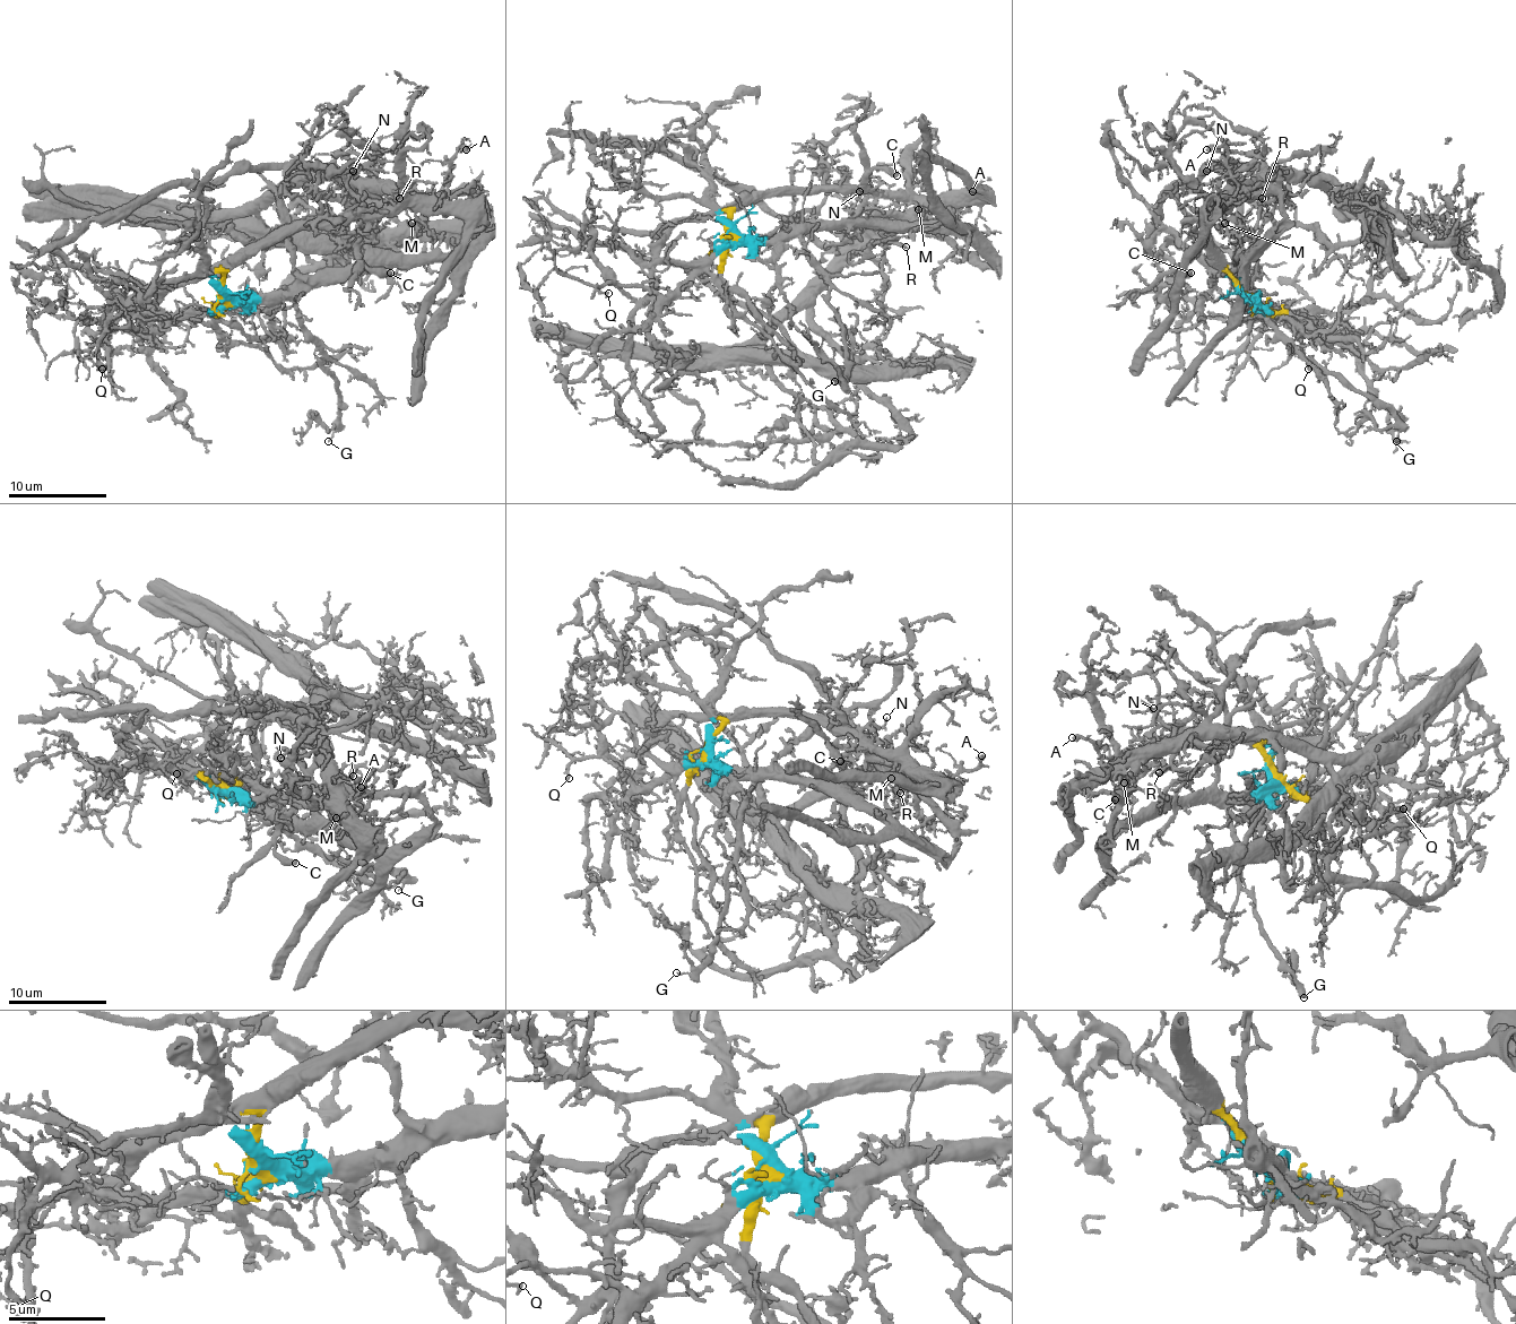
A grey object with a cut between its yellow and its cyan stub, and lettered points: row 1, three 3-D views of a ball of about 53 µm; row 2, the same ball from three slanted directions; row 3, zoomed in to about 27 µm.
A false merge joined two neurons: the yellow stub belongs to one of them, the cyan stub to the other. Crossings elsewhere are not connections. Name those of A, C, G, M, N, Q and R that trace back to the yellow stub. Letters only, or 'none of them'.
A, C, M, N, R

